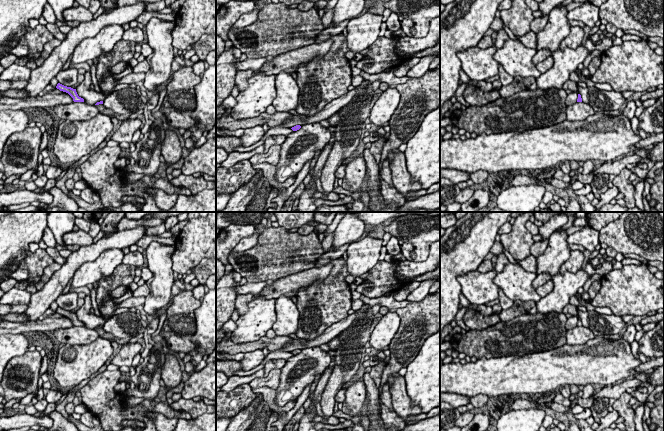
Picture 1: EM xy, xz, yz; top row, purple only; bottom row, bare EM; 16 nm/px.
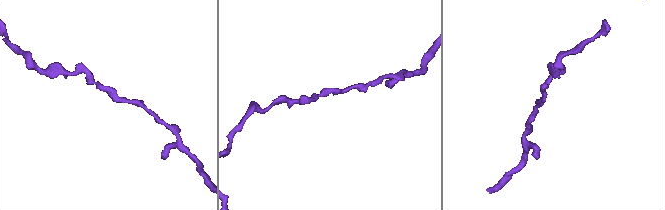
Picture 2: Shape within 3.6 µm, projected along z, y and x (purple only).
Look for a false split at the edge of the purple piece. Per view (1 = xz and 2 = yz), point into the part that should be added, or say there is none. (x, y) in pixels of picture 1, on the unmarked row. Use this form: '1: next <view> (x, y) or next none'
1: next none
2: next none

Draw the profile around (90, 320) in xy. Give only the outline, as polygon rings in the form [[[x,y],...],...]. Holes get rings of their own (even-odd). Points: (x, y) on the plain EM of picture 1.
[[[90,302],[85,303],[78,309],[76,316],[79,321],[84,323],[84,327],[88,329],[95,329],[97,326],[103,325],[103,323],[99,323],[99,317],[90,312],[91,307],[92,304]]]

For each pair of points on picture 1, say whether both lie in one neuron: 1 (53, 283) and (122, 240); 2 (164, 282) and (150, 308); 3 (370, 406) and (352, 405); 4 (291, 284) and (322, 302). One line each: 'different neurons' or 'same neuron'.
1: same neuron
2: same neuron
3: different neurons
4: different neurons

